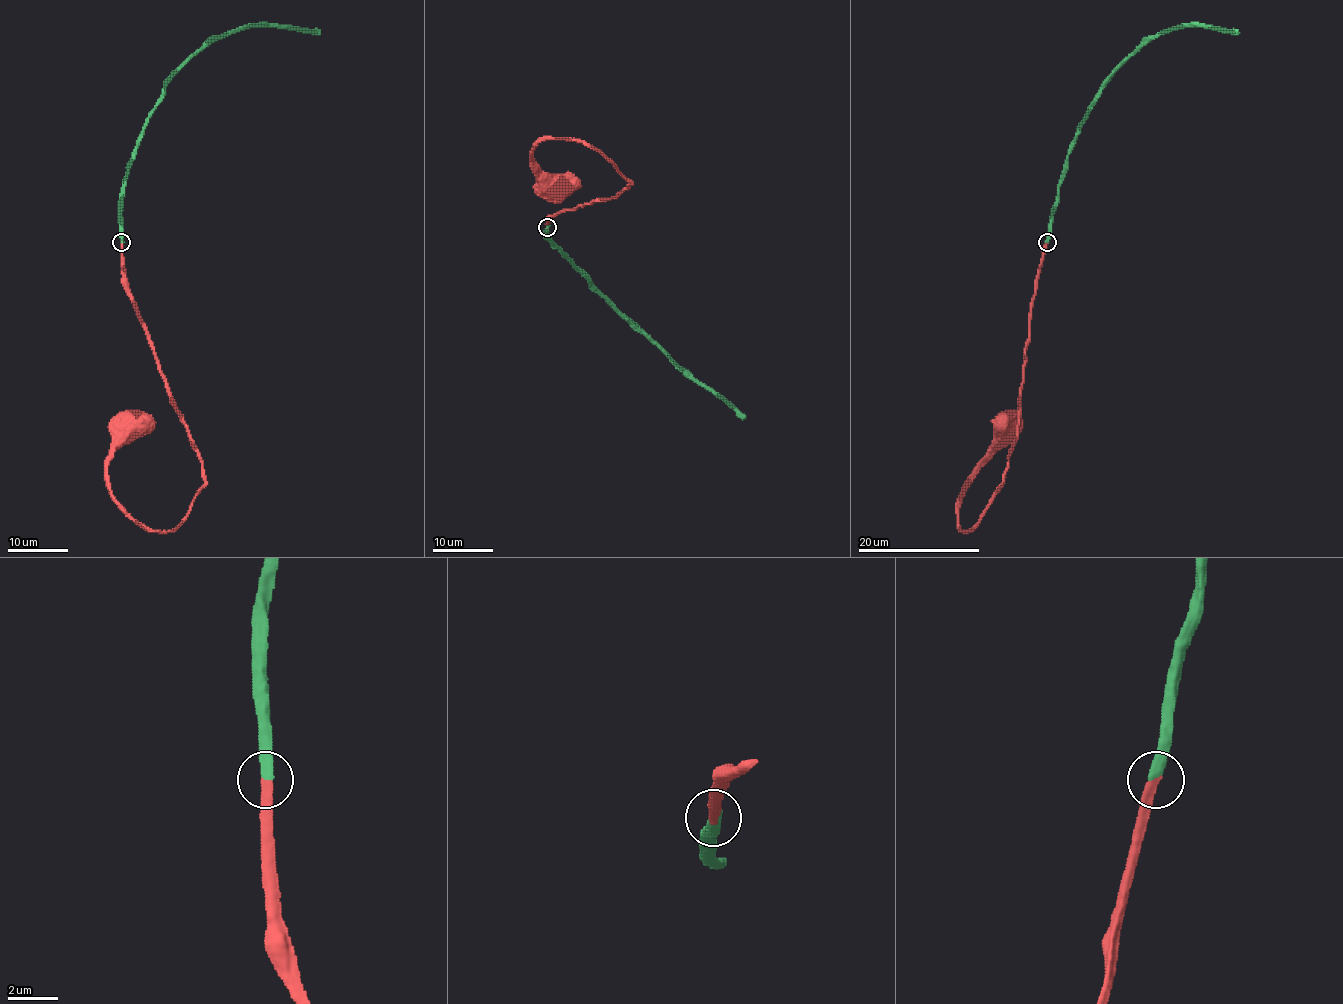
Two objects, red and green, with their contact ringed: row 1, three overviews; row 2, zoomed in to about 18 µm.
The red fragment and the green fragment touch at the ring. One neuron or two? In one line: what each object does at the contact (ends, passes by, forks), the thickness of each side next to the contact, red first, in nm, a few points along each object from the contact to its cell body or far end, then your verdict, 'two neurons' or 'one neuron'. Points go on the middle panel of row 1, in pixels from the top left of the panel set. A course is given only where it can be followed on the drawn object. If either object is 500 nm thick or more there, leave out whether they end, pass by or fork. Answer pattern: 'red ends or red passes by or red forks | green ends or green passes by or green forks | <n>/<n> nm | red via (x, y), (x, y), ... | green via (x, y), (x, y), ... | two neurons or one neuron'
red ends | green ends | 420/480 nm | red via (546, 227), (563, 210), (613, 198), (630, 183), (594, 148), (542, 139), (534, 165), (560, 191) | green via (546, 227), (548, 238), (689, 377), (719, 394), (745, 417) | one neuron

